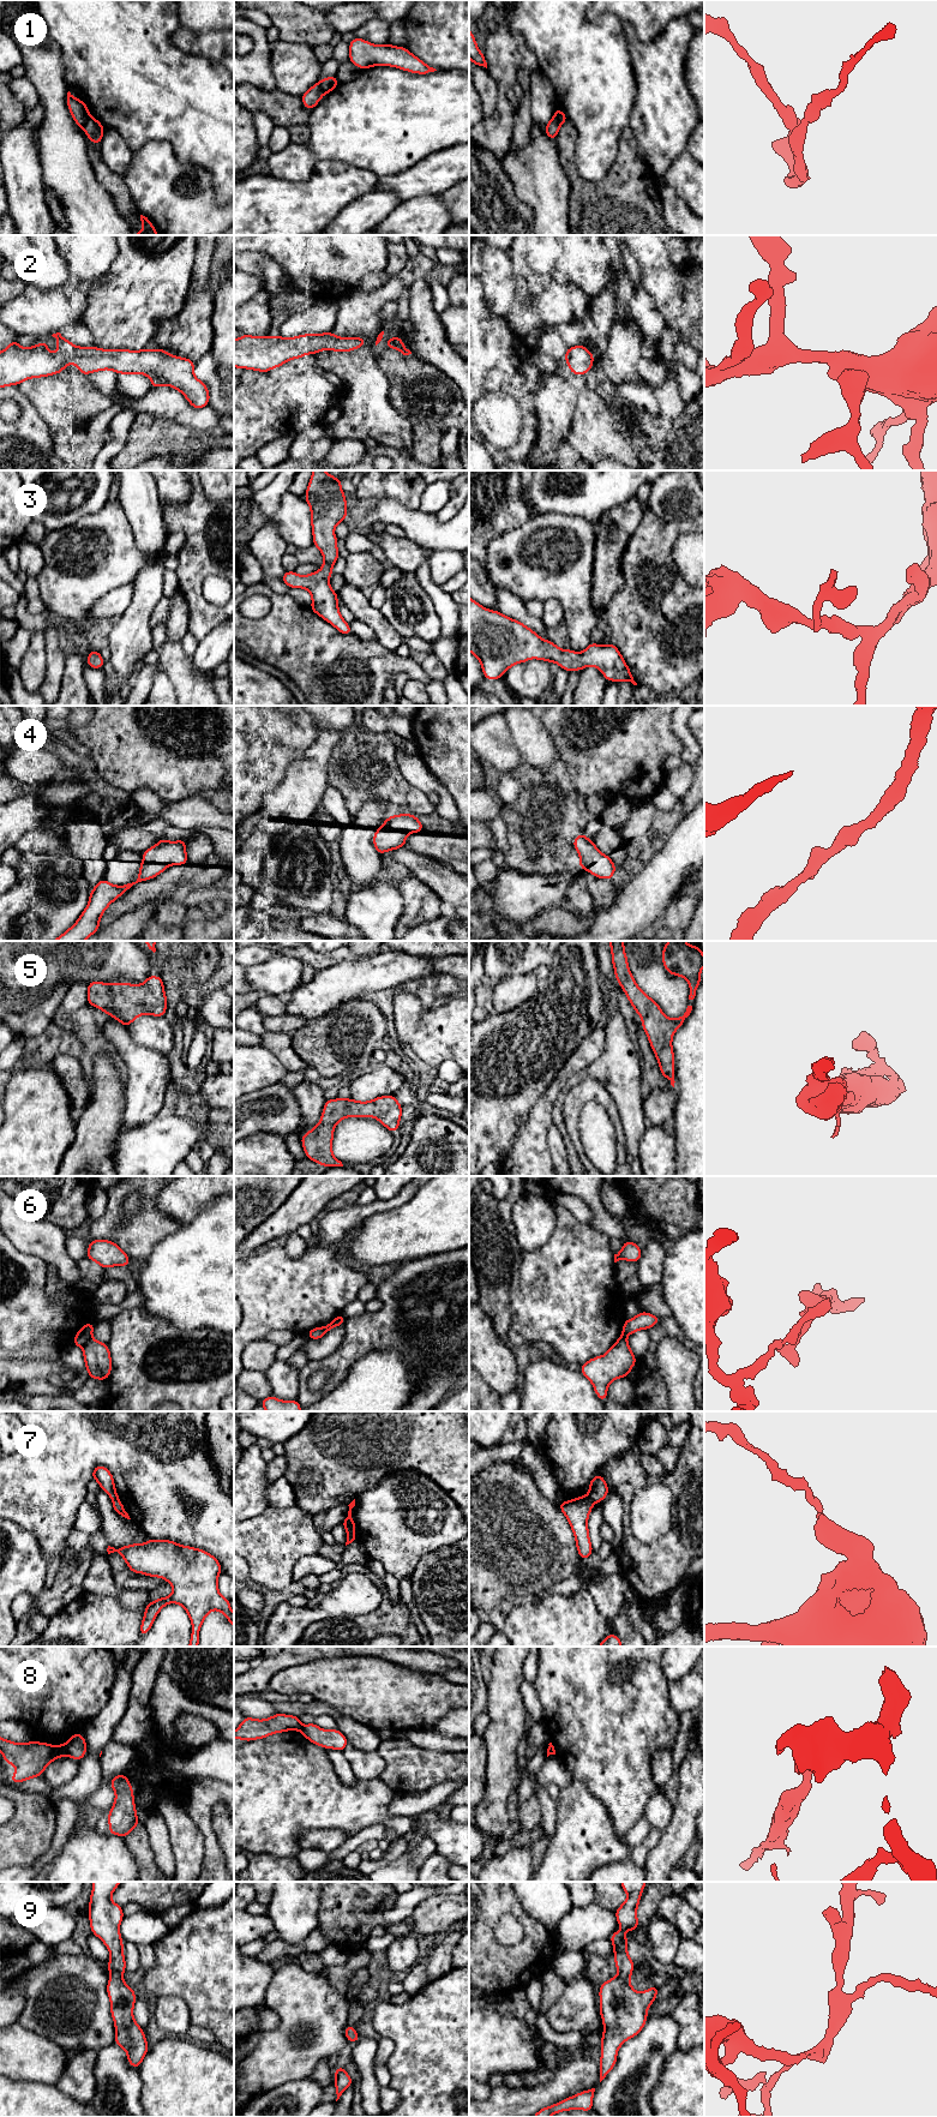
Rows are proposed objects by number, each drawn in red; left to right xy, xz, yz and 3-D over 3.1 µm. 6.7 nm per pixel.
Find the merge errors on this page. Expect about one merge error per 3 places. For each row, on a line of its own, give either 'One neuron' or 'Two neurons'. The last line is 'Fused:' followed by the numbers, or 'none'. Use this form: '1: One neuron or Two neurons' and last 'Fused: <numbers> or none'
1: Two neurons
2: One neuron
3: One neuron
4: One neuron
5: One neuron
6: Two neurons
7: Two neurons
8: Two neurons
9: One neuron
Fused: 1, 6, 7, 8

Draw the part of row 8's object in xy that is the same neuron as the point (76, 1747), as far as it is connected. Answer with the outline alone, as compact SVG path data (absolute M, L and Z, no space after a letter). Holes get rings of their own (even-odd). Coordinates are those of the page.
M74 1733L66 1743L66 1755L80 1761L86 1755L86 1743L83 1734Z

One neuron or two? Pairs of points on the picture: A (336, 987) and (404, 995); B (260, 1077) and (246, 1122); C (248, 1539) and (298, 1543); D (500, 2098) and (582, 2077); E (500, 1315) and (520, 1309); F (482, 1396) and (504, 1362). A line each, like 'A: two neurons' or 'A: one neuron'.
A: two neurons
B: two neurons
C: one neuron
D: one neuron
E: two neurons
F: two neurons

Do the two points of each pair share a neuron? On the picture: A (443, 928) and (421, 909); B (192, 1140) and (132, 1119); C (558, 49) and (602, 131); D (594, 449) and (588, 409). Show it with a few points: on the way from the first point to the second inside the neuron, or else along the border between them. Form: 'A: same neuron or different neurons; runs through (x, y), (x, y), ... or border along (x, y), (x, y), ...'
A: different neurons; border along (440, 915), (412, 928)
B: different neurons; border along (157, 1116), (134, 1127), (125, 1128)
C: same neuron; runs through (578, 70), (595, 87), (599, 111)
D: same neuron; runs through (594, 439), (592, 419)

